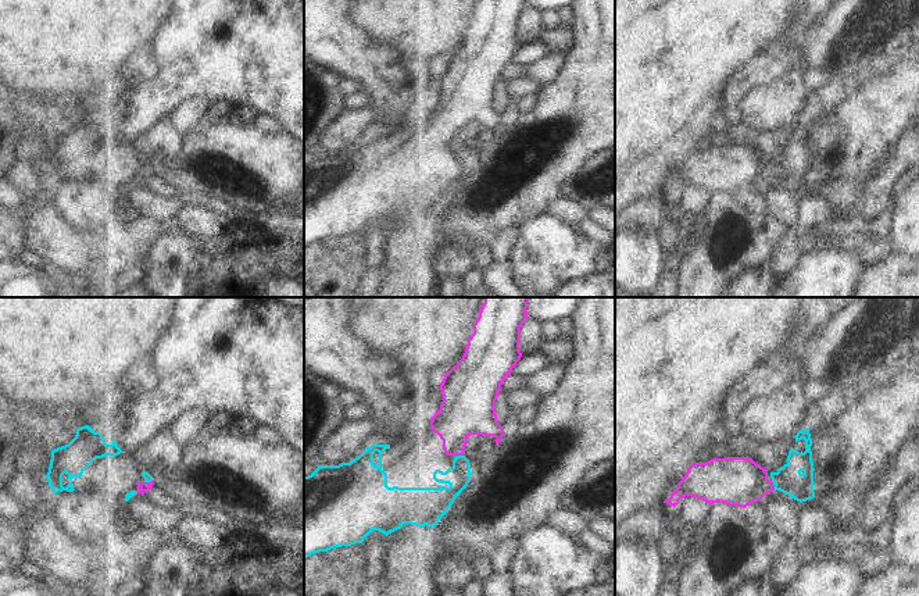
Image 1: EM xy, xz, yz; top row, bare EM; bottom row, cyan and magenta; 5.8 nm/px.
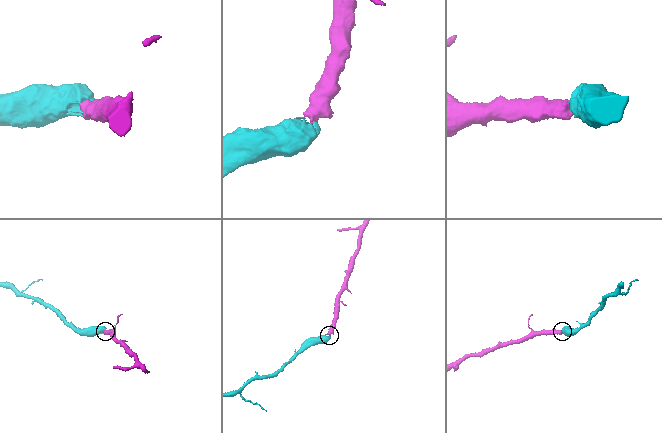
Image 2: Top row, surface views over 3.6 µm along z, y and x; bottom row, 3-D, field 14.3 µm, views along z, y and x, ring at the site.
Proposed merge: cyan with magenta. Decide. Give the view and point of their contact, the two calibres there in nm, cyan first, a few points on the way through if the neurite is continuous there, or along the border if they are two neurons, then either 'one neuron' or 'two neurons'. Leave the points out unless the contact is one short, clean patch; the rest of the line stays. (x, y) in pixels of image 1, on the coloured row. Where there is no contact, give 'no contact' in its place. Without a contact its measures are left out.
meets cyan in xz at (460, 456); 140 nm thick on the cyan side, 280 nm on the other; runs through xz (458, 477), (460, 456), (460, 420), (462, 413); one neuron

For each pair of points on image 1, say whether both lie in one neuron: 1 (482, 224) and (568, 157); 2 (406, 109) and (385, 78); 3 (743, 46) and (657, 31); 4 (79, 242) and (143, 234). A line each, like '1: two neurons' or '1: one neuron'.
1: one neuron
2: one neuron
3: one neuron
4: one neuron

